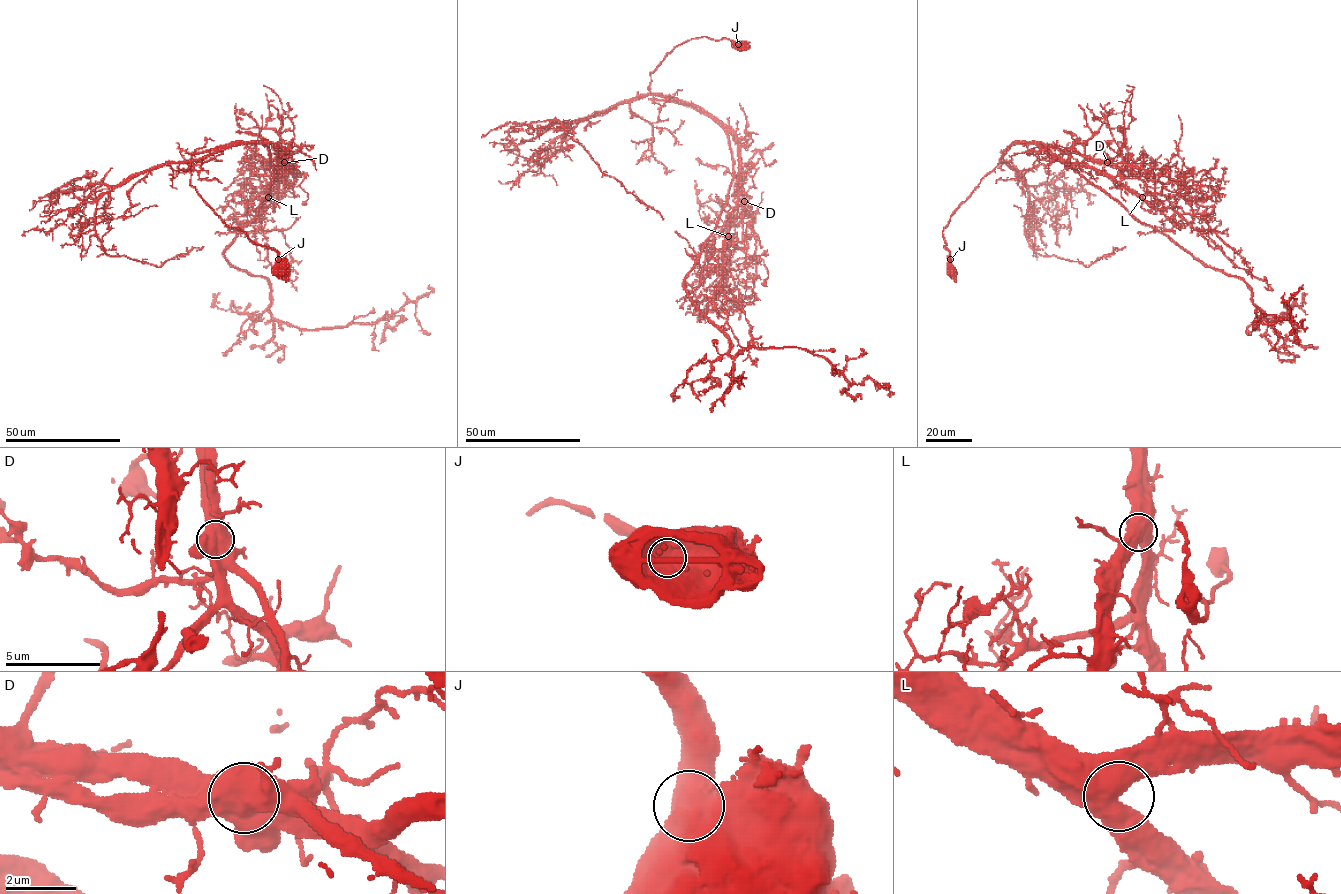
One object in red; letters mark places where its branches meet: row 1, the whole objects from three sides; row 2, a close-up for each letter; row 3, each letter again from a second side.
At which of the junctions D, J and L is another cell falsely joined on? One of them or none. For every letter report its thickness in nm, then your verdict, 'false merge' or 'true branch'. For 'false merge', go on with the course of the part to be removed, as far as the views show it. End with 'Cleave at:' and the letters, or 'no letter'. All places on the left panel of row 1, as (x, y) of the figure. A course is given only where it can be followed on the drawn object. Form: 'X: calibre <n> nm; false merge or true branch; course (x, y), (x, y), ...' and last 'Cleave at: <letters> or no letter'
D: calibre 850 nm; false merge; course (284, 162), (280, 146), (266, 142), (237, 142), (189, 154)
J: calibre 700 nm; true branch
L: calibre 700 nm; true branch
Cleave at: D

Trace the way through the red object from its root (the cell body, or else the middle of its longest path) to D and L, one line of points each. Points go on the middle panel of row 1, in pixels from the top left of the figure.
D: (740, 45), (726, 38), (688, 39), (650, 72), (648, 89), (701, 107), (729, 131), (739, 145), (744, 201)
L: (740, 45), (688, 39), (650, 72), (648, 88), (701, 107), (734, 136), (738, 205), (728, 236)

